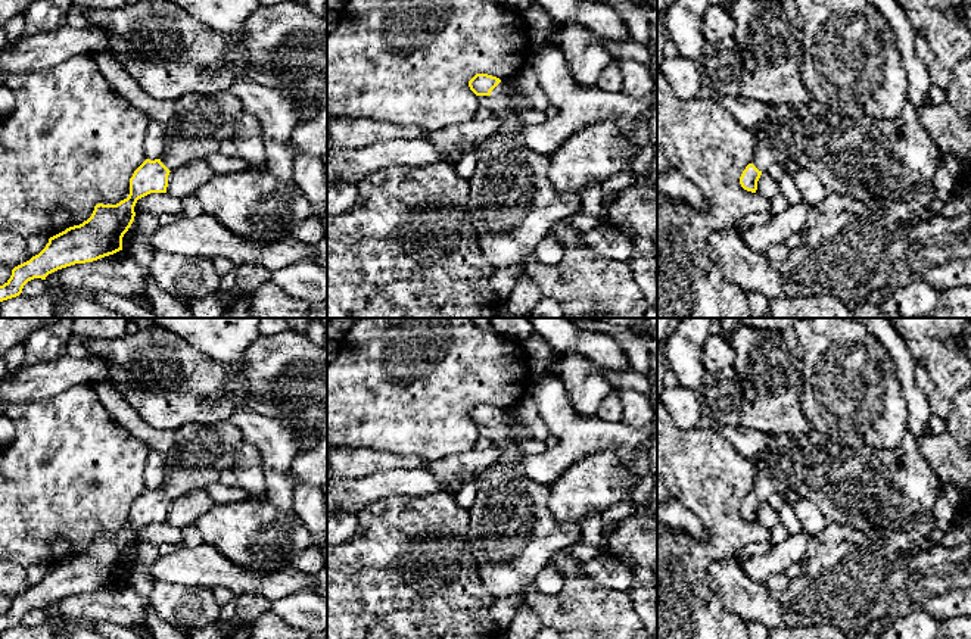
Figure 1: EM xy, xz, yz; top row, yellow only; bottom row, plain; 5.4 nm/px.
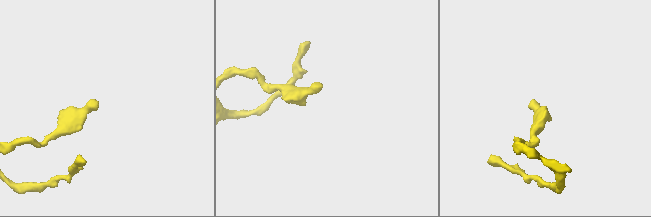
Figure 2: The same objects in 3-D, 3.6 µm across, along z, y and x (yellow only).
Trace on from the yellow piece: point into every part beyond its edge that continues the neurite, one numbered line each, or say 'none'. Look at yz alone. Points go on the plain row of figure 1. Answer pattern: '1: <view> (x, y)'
1: yz (867, 488)

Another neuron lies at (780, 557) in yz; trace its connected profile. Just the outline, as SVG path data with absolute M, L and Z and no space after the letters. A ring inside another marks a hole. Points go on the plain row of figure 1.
M806 532L788 534L785 540L774 545L766 554L753 555L740 561L749 579L765 583L771 574L782 574L790 565L802 561L810 536Z

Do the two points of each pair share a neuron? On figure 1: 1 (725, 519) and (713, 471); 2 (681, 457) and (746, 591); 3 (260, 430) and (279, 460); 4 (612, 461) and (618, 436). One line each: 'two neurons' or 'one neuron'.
1: one neuron
2: two neurons
3: one neuron
4: two neurons

